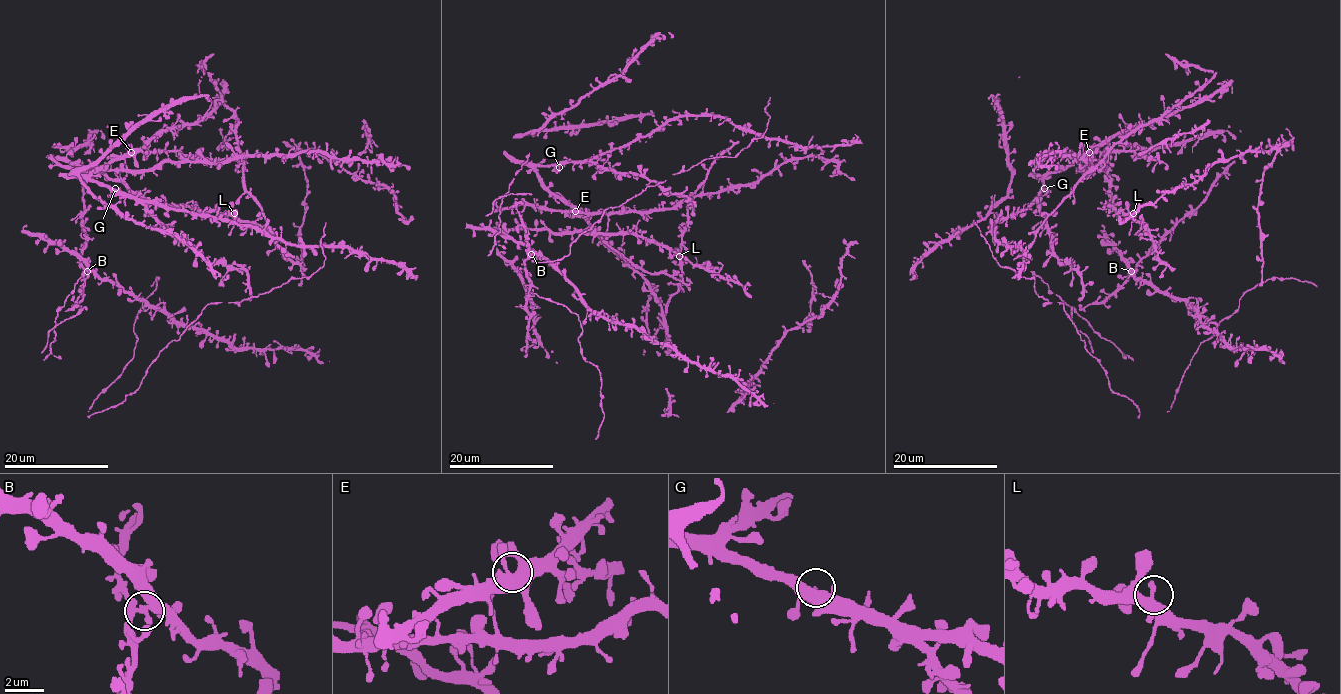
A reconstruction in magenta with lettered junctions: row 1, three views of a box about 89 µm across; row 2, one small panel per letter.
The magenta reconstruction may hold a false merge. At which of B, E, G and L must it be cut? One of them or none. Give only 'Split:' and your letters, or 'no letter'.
Split: B

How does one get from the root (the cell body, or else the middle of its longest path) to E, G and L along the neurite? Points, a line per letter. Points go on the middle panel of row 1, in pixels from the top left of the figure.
E: (515, 218), (512, 210), (520, 205), (575, 211)
G: (515, 218), (512, 210), (520, 205), (582, 211), (562, 202), (544, 184), (534, 168), (559, 167)
L: (515, 218), (523, 227), (549, 228), (553, 232), (637, 234), (650, 241), (668, 245), (679, 256)

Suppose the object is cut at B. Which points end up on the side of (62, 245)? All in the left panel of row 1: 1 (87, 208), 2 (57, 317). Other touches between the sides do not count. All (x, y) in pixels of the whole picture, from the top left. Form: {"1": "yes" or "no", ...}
{"1": "no", "2": "yes"}

